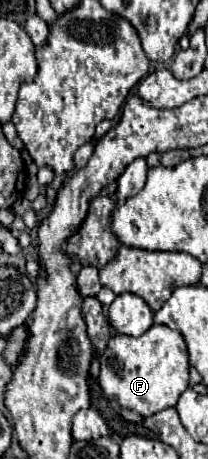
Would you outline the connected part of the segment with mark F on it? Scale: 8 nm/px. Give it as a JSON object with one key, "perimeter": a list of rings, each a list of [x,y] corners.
{"perimeter":[[[152,325],[140,337],[114,335],[100,355],[98,379],[108,399],[114,399],[118,405],[142,417],[174,407],[178,397],[188,389],[188,351],[184,337],[166,325]]]}

